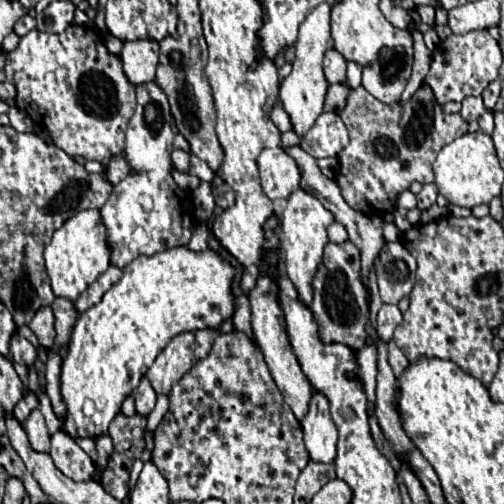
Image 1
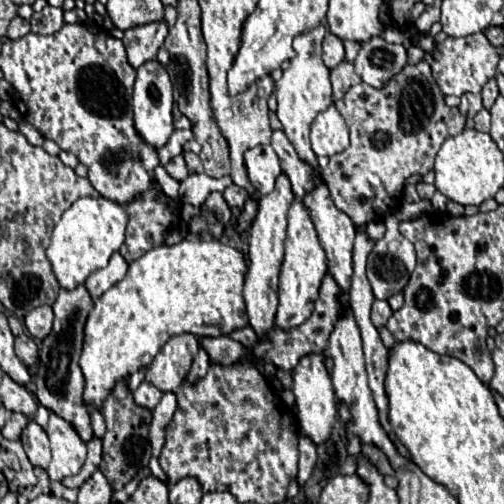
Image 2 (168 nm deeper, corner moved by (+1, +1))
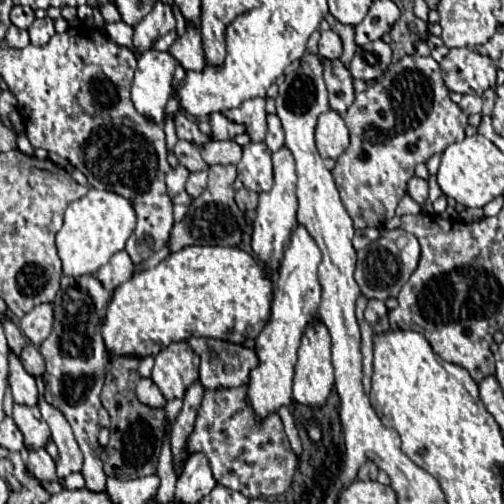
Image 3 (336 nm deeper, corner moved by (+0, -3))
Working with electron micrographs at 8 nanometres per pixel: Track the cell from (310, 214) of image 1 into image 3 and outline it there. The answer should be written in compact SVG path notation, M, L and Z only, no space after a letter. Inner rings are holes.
M300 224L286 246L284 258L278 270L278 288L272 300L270 320L256 338L256 350L260 364L250 372L248 380L248 402L252 404L258 418L264 418L270 412L276 412L280 406L288 406L292 400L292 376L296 364L296 352L300 346L300 336L304 336L304 328L318 314L320 306L320 282L316 268L322 260L322 254L308 234L308 230Z

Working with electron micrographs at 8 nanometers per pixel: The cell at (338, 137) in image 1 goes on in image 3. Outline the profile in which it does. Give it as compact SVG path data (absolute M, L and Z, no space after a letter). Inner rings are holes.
M328 110L316 124L316 148L322 158L338 158L350 144L348 128L336 110Z

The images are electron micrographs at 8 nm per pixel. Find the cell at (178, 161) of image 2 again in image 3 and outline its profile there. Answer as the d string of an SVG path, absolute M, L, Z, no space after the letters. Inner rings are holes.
M176 166L176 168L170 168L166 172L166 186L168 186L168 194L170 196L176 196L184 190L184 184L188 180L188 170L184 166Z

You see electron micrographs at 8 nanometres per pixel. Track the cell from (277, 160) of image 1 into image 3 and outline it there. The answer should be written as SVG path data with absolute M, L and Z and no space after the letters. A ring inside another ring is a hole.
M266 144L244 146L242 160L236 164L236 168L244 188L258 194L272 188L272 152L268 152Z

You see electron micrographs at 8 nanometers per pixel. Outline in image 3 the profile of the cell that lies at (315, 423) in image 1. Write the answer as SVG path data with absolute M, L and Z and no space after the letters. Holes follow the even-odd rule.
M312 322L302 338L298 350L298 362L294 366L294 400L310 408L322 408L334 388L334 368L330 360L330 336L324 324Z

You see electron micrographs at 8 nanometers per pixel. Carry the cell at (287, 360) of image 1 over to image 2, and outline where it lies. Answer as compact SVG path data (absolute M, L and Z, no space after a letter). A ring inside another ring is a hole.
M279 174L275 190L267 196L261 196L257 202L257 216L251 222L249 230L249 272L245 278L245 304L249 314L249 324L255 328L257 336L265 336L275 330L275 310L277 310L277 278L283 262L283 242L287 230L287 210L293 204L295 194L291 192L291 182L287 174Z

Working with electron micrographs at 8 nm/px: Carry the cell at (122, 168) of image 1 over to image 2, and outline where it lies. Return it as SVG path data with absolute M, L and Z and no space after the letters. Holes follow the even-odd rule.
M159 166L159 168L157 168L155 178L157 178L157 182L161 184L161 188L163 188L163 194L165 194L165 196L169 196L171 200L179 200L179 182L177 182L177 180L173 180L173 178L169 178L169 176L165 174L165 170L163 170L163 166Z

